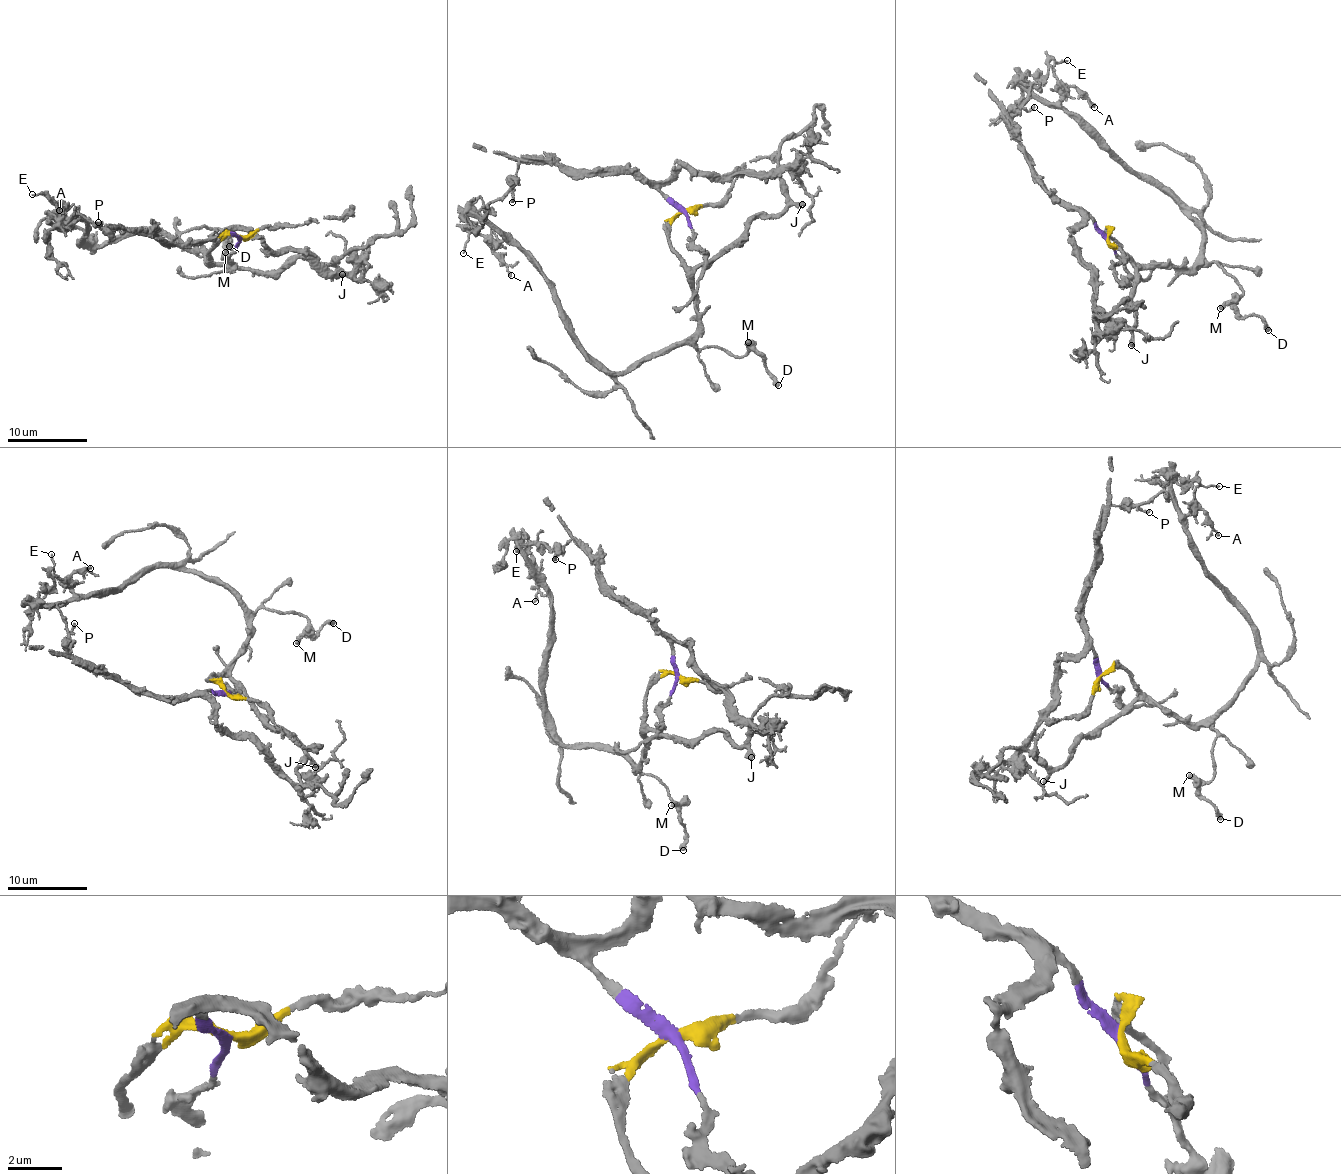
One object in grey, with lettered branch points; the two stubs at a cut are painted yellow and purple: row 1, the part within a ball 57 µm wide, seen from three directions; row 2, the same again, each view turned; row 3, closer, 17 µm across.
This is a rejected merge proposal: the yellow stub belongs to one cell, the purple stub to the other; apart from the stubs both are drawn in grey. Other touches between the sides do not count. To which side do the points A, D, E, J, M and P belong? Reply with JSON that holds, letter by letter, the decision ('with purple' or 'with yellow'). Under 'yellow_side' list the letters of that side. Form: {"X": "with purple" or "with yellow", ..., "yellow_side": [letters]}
{"A": "with yellow", "D": "with yellow", "E": "with yellow", "J": "with yellow", "M": "with yellow", "P": "with yellow", "yellow_side": ["A", "D", "E", "J", "M", "P"]}

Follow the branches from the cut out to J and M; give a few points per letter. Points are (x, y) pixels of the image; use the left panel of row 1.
J: (239, 237), (228, 235), (208, 256), (217, 264), (273, 271), (300, 255), (331, 263), (342, 274)
M: (239, 237), (228, 235), (211, 249), (211, 263), (179, 239), (198, 226), (215, 228), (226, 238), (225, 253)

